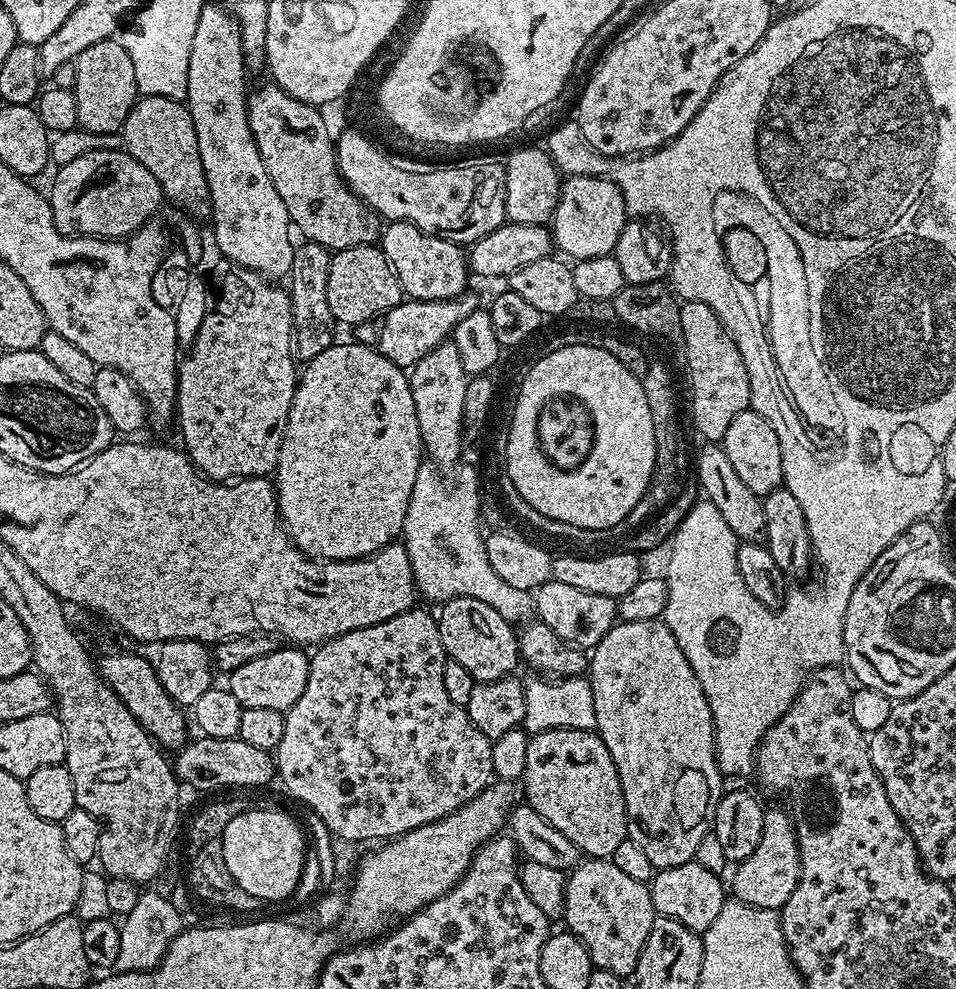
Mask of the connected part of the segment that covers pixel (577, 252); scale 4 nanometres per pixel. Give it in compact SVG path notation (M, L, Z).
M569 176L563 181L560 189L559 204L550 222L553 241L557 249L565 252L565 257L572 256L574 260L585 260L591 256L606 256L615 251L618 235L628 221L628 211L625 200L620 193L620 187L613 180L603 176Z

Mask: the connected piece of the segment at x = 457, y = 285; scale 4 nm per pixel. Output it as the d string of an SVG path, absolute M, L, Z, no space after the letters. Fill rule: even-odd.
M394 220L383 229L378 247L383 250L409 300L454 300L469 291L470 265L461 245L432 236L405 220Z

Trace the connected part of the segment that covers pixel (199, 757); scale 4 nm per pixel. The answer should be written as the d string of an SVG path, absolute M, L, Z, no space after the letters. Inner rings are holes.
M200 736L189 739L175 753L174 771L181 785L208 792L211 788L260 788L274 776L274 756L266 750L257 750L238 738L210 738Z

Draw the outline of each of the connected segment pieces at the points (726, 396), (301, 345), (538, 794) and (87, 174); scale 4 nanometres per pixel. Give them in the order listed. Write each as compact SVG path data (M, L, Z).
M683 301L680 304L681 322L678 331L679 338L684 339L684 356L688 359L688 380L692 383L692 424L704 442L723 441L730 422L734 422L737 414L749 411L750 378L746 374L746 362L742 362L742 354L731 334L725 330L724 324L703 302Z
M311 242L297 243L295 249L292 270L286 277L286 291L292 307L294 355L297 361L307 362L318 358L318 354L337 339L338 325L334 314L330 314L330 302L326 302L326 282L330 278L333 253L321 244Z
M552 728L529 735L522 787L528 795L525 797L530 807L538 810L554 830L562 830L562 834L566 834L566 838L570 838L585 857L611 858L615 848L628 839L628 815L618 770L614 766L614 758L610 758L610 750L606 750L602 738L595 731Z
M107 146L82 154L74 162L55 169L50 203L52 225L62 236L99 236L109 240L127 238L156 215L165 199L158 179L120 148Z

